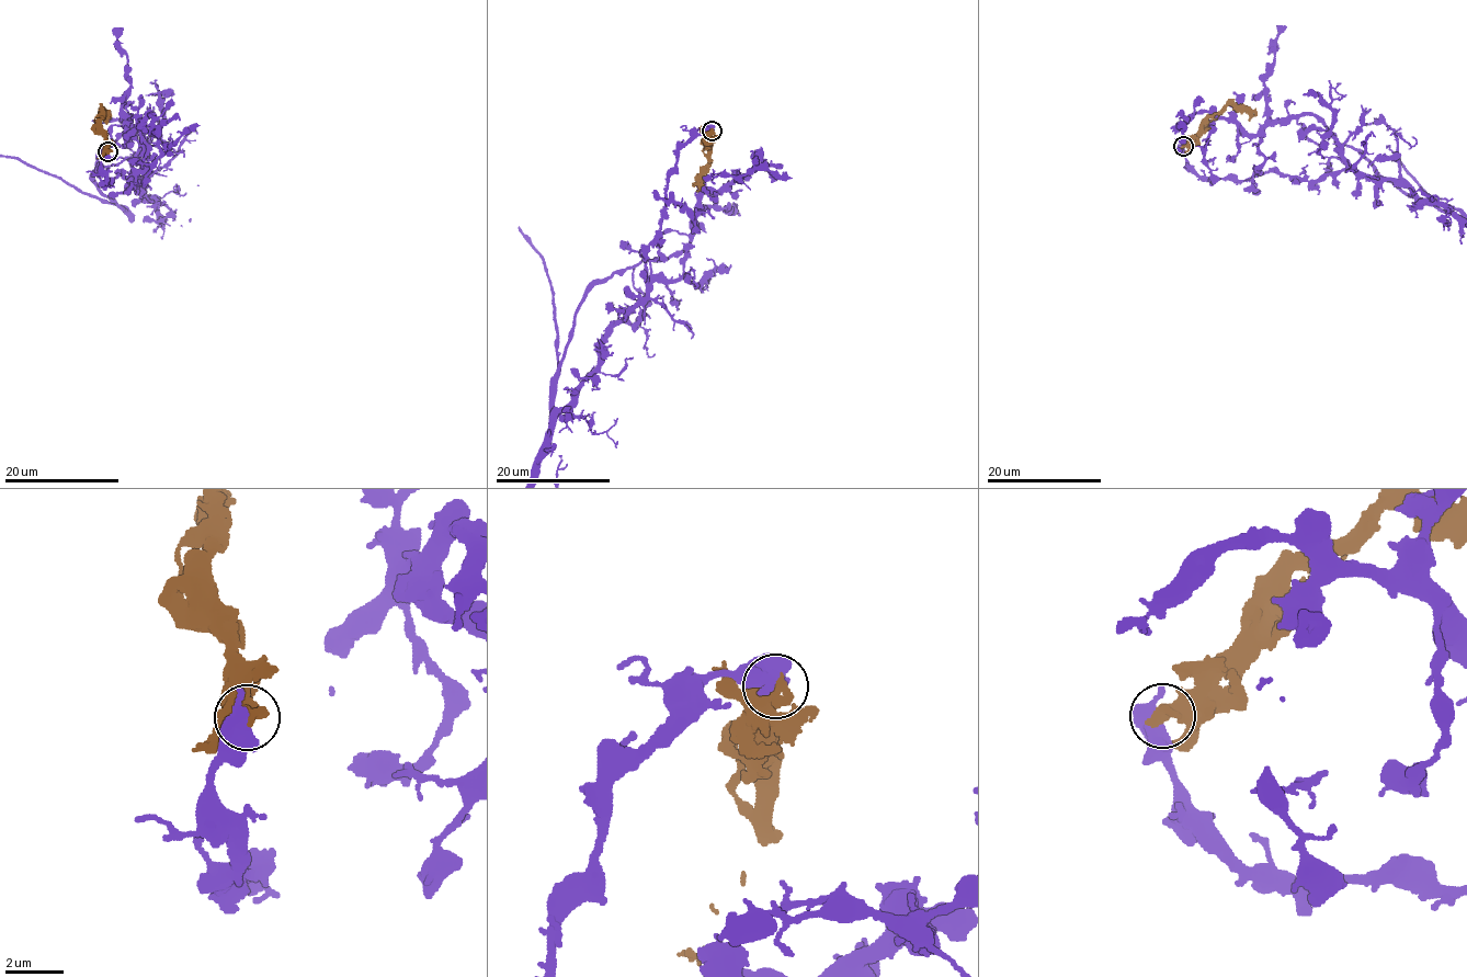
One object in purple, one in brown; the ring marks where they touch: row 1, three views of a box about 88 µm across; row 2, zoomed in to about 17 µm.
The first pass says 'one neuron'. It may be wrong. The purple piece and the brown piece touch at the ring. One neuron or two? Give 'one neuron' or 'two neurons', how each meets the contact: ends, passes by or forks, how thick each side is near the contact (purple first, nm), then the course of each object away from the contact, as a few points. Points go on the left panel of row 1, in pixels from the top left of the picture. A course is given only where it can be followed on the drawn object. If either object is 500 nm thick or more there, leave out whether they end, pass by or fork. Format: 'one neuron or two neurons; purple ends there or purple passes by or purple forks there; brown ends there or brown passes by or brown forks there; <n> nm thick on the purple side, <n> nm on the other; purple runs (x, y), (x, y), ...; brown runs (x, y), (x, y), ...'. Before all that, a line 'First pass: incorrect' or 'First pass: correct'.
First pass: incorrect
two neurons; 700 nm thick on the purple side, 600 nm on the other; purple runs (109, 151), (105, 183), (149, 169), (138, 182), (160, 199), (160, 225), (13, 158); brown runs (109, 151), (100, 110), (109, 112), (110, 120)

